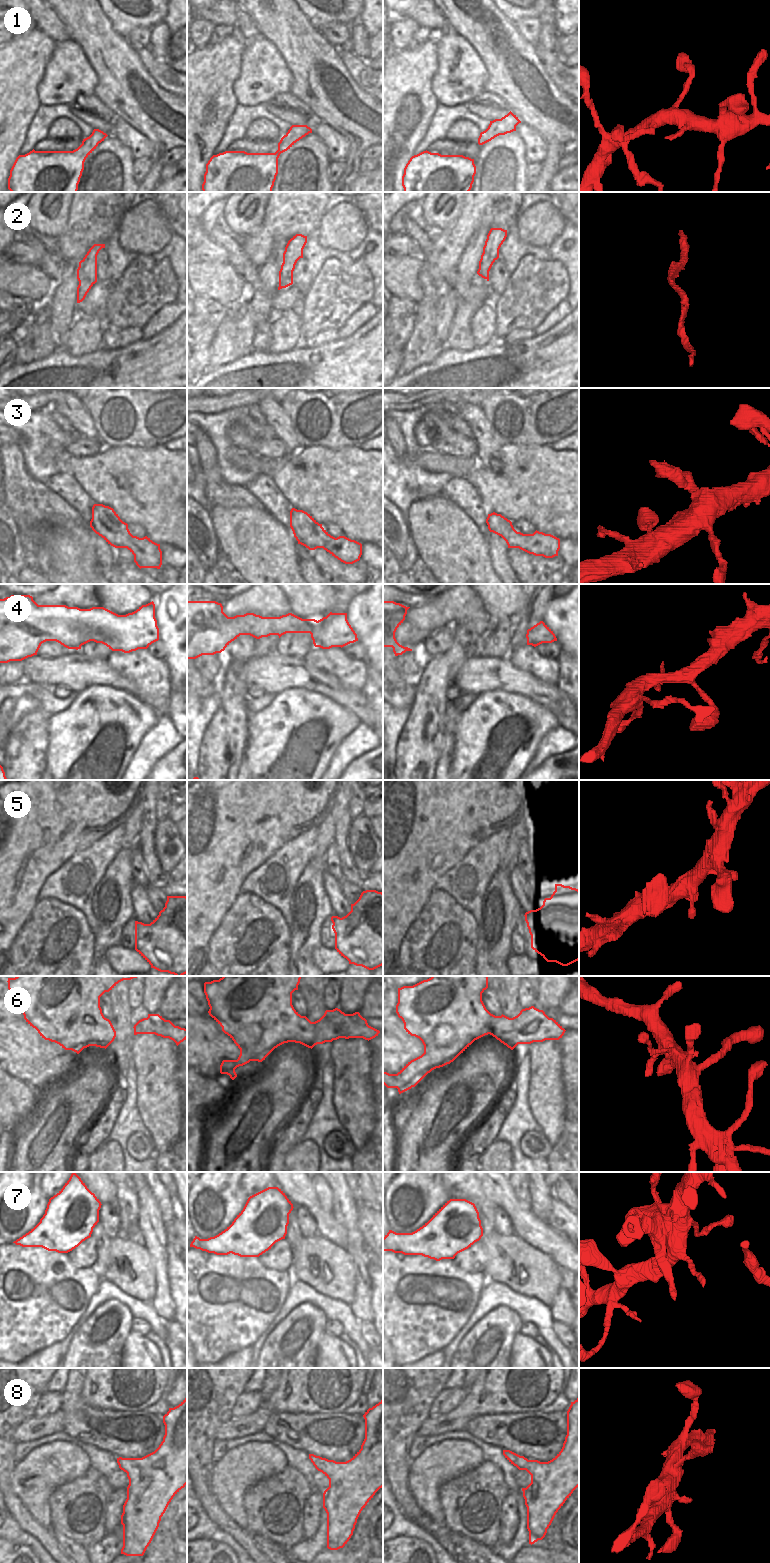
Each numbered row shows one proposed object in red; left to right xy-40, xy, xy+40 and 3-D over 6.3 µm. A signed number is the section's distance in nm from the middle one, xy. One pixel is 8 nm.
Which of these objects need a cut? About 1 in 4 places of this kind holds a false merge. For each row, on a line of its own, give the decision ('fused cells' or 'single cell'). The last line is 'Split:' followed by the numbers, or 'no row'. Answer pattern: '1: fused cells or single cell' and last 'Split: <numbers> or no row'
1: single cell
2: single cell
3: single cell
4: single cell
5: single cell
6: single cell
7: fused cells
8: single cell
Split: 7

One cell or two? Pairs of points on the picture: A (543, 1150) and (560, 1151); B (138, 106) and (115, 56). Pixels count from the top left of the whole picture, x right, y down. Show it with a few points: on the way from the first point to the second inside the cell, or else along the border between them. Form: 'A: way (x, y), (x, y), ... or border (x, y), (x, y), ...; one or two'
A: border (552, 1146), (546, 1158); two
B: way (132, 94), (124, 85), (119, 68); one

